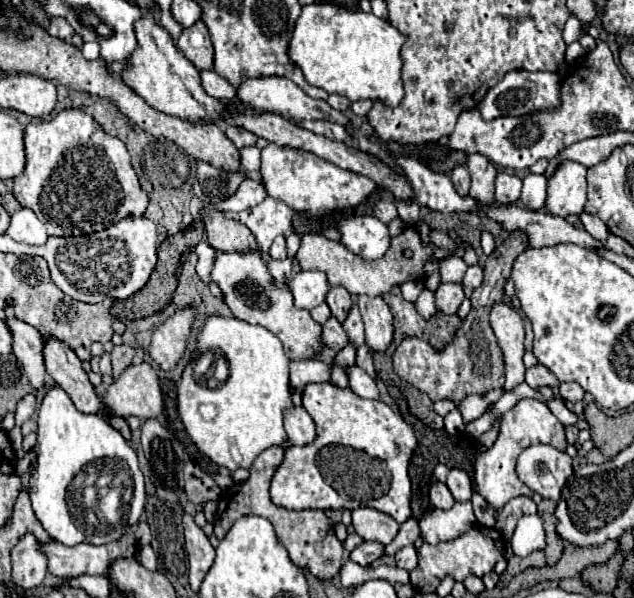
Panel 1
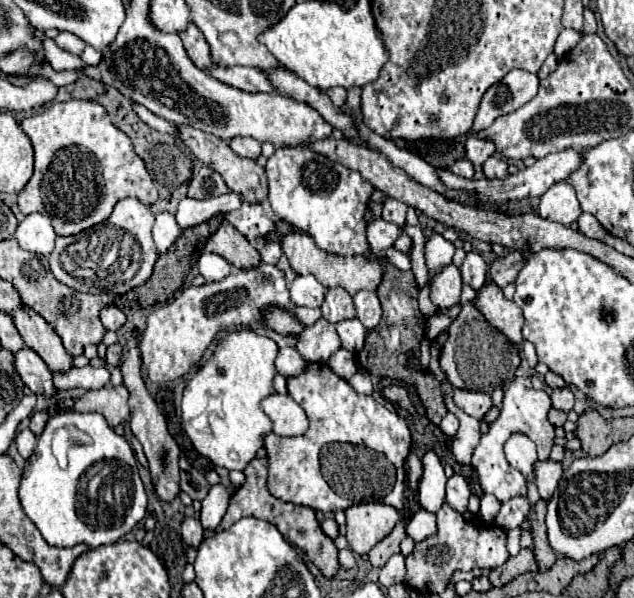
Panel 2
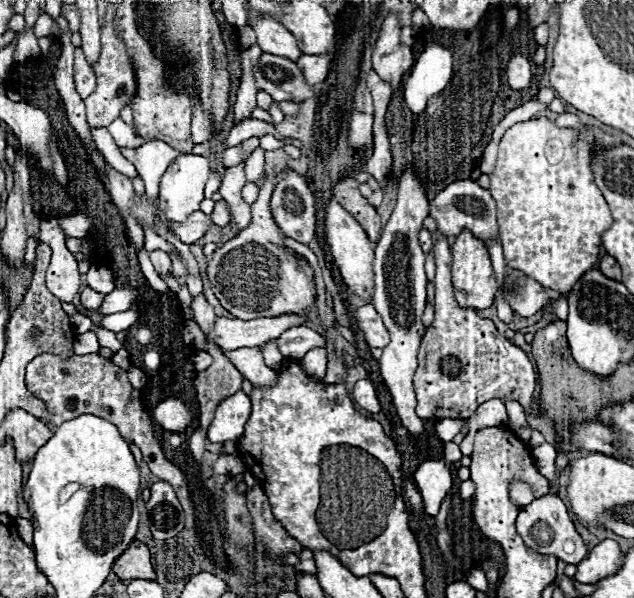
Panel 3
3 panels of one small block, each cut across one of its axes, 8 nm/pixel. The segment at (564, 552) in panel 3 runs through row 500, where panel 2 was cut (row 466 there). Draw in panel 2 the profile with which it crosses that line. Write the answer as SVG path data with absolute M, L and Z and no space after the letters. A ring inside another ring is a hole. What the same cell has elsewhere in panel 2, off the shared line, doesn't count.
M536 460L532 474L536 478L538 492L544 500L550 500L560 478L562 478L562 464L554 460Z

